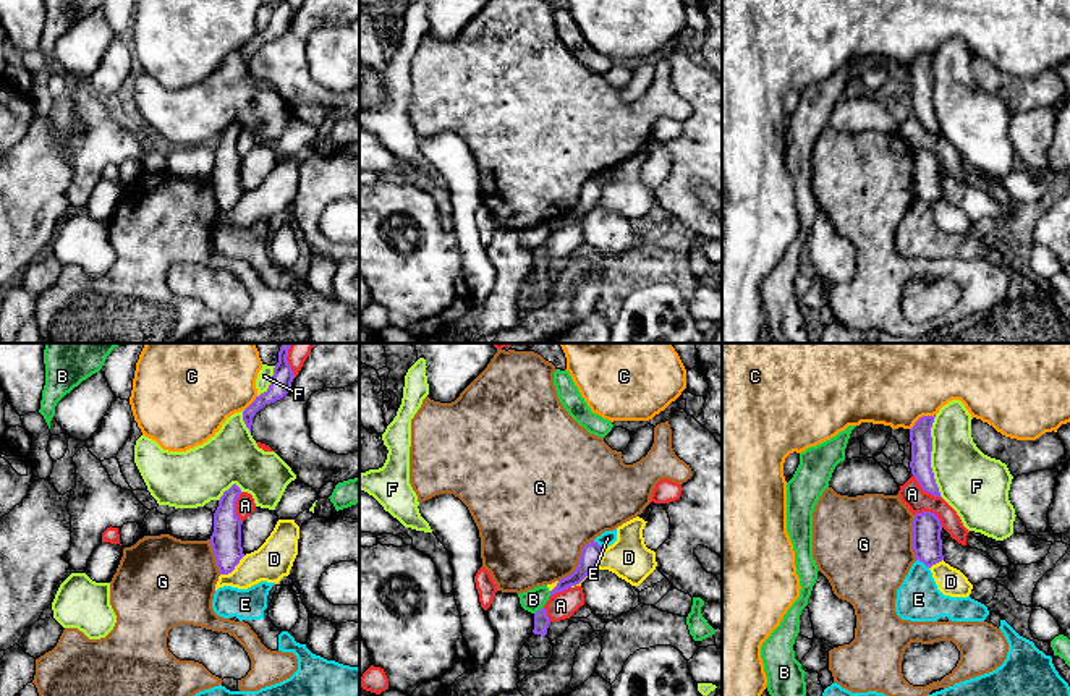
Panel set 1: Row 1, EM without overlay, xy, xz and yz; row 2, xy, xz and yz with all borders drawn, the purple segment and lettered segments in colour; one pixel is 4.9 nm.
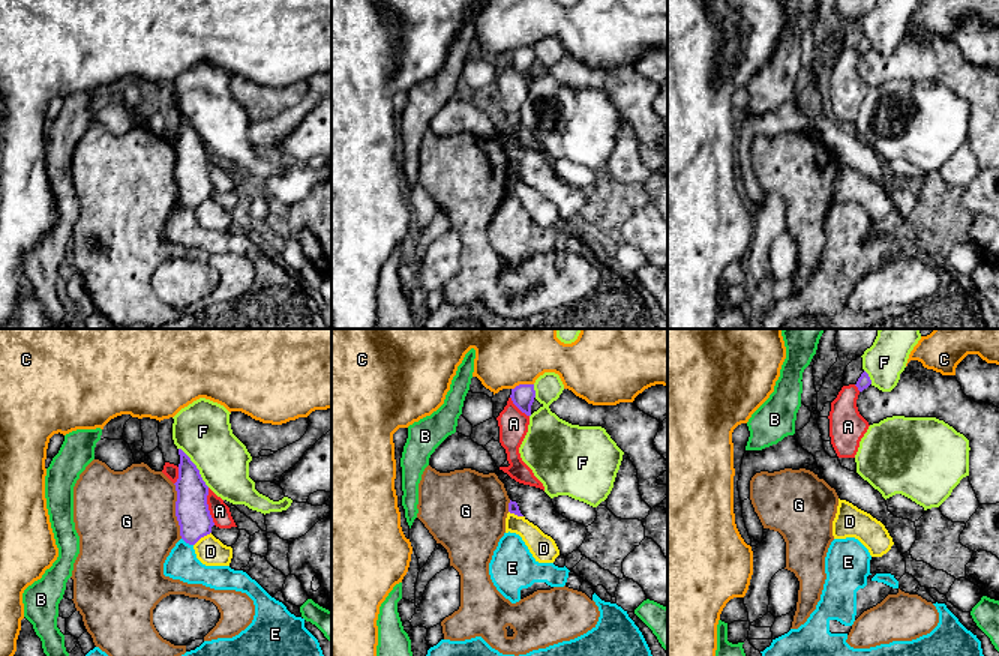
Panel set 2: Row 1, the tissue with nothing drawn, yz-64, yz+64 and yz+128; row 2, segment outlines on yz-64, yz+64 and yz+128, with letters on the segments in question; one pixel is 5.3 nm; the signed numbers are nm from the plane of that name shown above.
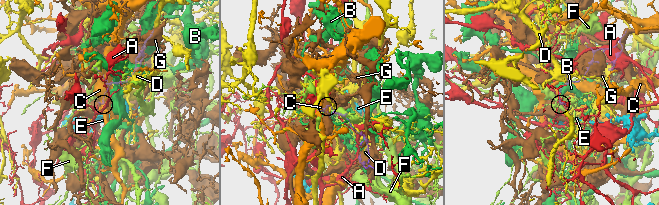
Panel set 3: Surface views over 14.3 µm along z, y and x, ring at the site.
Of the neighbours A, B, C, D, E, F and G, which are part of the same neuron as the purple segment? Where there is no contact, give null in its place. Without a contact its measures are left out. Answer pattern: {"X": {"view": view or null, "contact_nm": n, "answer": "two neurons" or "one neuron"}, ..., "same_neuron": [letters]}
{"A": {"view": "yz", "contact_nm": 160, "answer": "two neurons"}, "B": {"view": "xz", "contact_nm": 60, "answer": "two neurons"}, "C": {"view": "yz", "contact_nm": 150, "answer": "two neurons"}, "D": {"view": "xz", "contact_nm": 260, "answer": "two neurons"}, "E": {"view": "yz", "contact_nm": 80, "answer": "two neurons"}, "F": {"view": "yz", "contact_nm": 400, "answer": "two neurons"}, "G": {"view": "xz", "contact_nm": 280, "answer": "two neurons"}, "same_neuron": []}

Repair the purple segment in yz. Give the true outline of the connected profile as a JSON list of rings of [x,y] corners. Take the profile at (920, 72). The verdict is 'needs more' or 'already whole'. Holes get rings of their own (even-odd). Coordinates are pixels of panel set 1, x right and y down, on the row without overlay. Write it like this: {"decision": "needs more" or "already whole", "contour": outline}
{"decision": "already whole", "contour": [[[934,53],[919,55],[915,63],[910,66],[910,79],[911,79],[911,112],[916,115],[924,129],[940,134],[939,125],[934,117],[934,110],[931,105],[931,89],[932,89],[932,74],[931,65],[934,60]]]}

